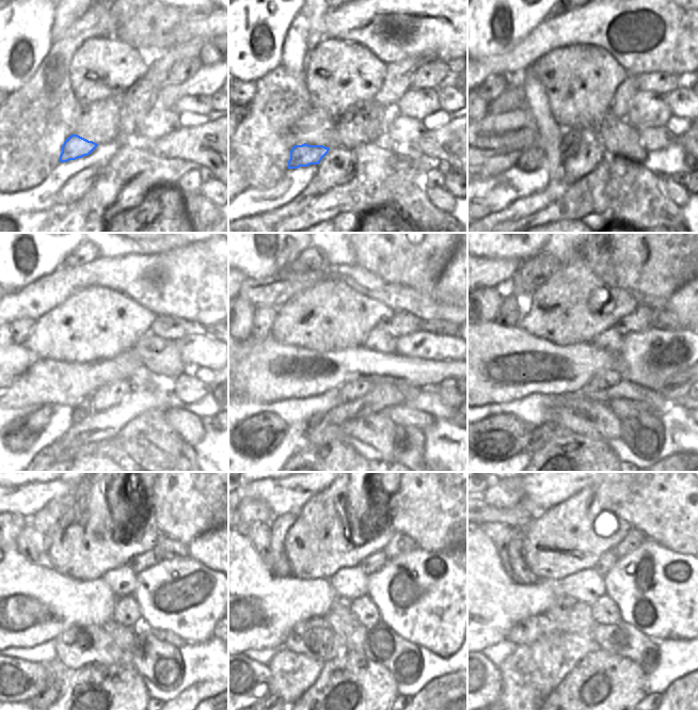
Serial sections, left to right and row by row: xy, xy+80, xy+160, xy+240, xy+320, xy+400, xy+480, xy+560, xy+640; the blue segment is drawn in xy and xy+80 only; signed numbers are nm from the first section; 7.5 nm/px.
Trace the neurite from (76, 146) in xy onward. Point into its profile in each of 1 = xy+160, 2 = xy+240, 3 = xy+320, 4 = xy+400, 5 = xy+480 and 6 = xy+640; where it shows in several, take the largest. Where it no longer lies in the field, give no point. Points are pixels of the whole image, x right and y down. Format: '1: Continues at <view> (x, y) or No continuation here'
1: Continues at xy+160 (533, 158)
2: Continues at xy+240 (22, 434)
3: Continues at xy+320 (256, 437)
4: Continues at xy+400 (498, 437)
5: Continues at xy+480 (11, 679)
6: Continues at xy+640 (489, 680).

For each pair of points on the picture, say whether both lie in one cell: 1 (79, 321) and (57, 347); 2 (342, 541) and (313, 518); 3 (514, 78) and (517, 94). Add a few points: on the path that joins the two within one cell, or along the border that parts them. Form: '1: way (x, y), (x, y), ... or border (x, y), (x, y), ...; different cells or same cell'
1: way (76, 328), (63, 341); same cell
2: way (334, 534), (327, 526), (320, 525); same cell
3: way (516, 82), (516, 90); same cell

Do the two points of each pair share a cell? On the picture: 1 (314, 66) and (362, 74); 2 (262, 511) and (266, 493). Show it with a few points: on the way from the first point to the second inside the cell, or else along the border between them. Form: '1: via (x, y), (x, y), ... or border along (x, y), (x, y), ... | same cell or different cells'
1: via (326, 66), (333, 68), (338, 74), (350, 74) | same cell
2: border along (239, 503), (244, 500), (260, 500), (273, 516) | different cells

